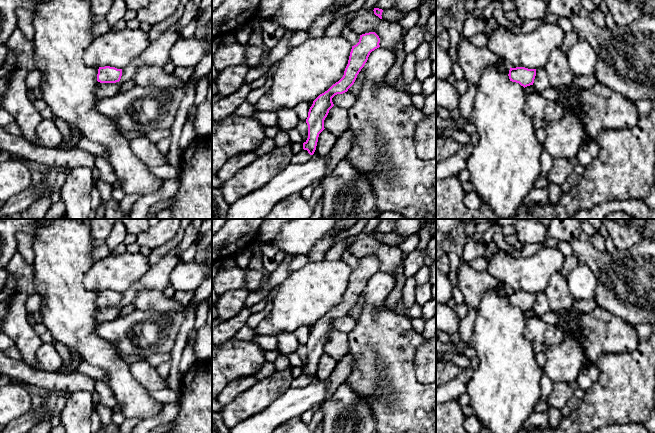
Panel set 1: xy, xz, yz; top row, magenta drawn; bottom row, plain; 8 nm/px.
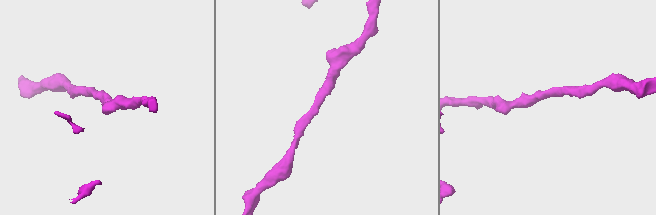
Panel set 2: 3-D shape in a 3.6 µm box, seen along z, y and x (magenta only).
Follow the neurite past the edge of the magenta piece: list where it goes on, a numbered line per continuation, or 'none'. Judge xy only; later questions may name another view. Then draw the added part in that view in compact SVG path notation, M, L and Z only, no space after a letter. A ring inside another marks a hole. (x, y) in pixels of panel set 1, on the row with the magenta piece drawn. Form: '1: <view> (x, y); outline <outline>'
none

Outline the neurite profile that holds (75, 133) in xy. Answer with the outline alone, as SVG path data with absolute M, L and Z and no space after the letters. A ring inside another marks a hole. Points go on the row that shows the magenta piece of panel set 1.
M70 125L70 129L71 129L71 139L68 142L62 141L57 148L69 150L77 146L77 142L79 141L80 138L83 137L83 135L76 126Z

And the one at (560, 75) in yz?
M561 48L552 51L544 68L548 74L552 88L557 89L559 87L570 87L573 85L575 74L570 69L566 54Z

